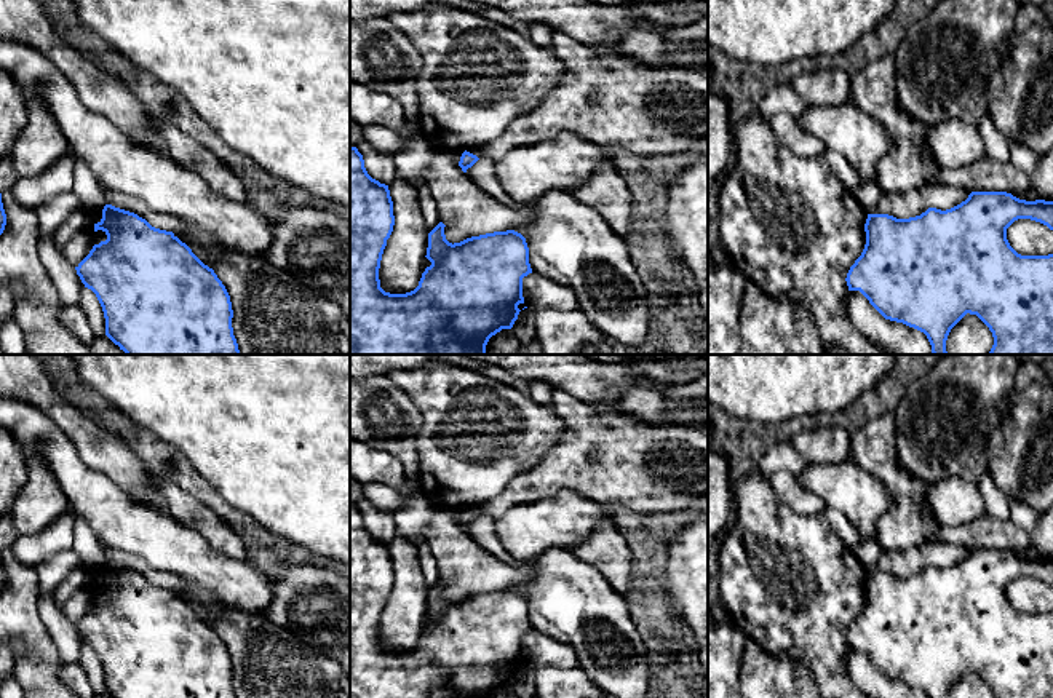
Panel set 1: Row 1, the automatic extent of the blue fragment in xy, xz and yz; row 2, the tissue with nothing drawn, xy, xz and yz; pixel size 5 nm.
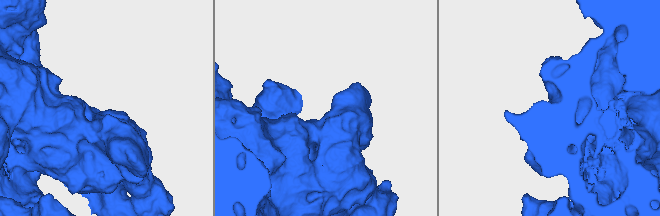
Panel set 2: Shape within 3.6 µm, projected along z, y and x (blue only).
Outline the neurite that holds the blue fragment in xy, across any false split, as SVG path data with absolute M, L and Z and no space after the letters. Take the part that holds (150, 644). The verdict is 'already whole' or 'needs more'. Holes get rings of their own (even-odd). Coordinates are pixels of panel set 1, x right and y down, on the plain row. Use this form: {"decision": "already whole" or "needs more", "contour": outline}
{"decision": "already whole", "contour": "M112 562L104 564L102 577L94 581L94 589L97 588L102 588L107 597L94 602L75 628L85 645L96 652L110 698L236 698L225 644L173 589L155 586L137 572Z"}

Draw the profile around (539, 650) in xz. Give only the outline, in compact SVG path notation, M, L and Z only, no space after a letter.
M535 629L523 636L523 655L526 664L530 668L577 668L577 655L570 645L561 644Z

